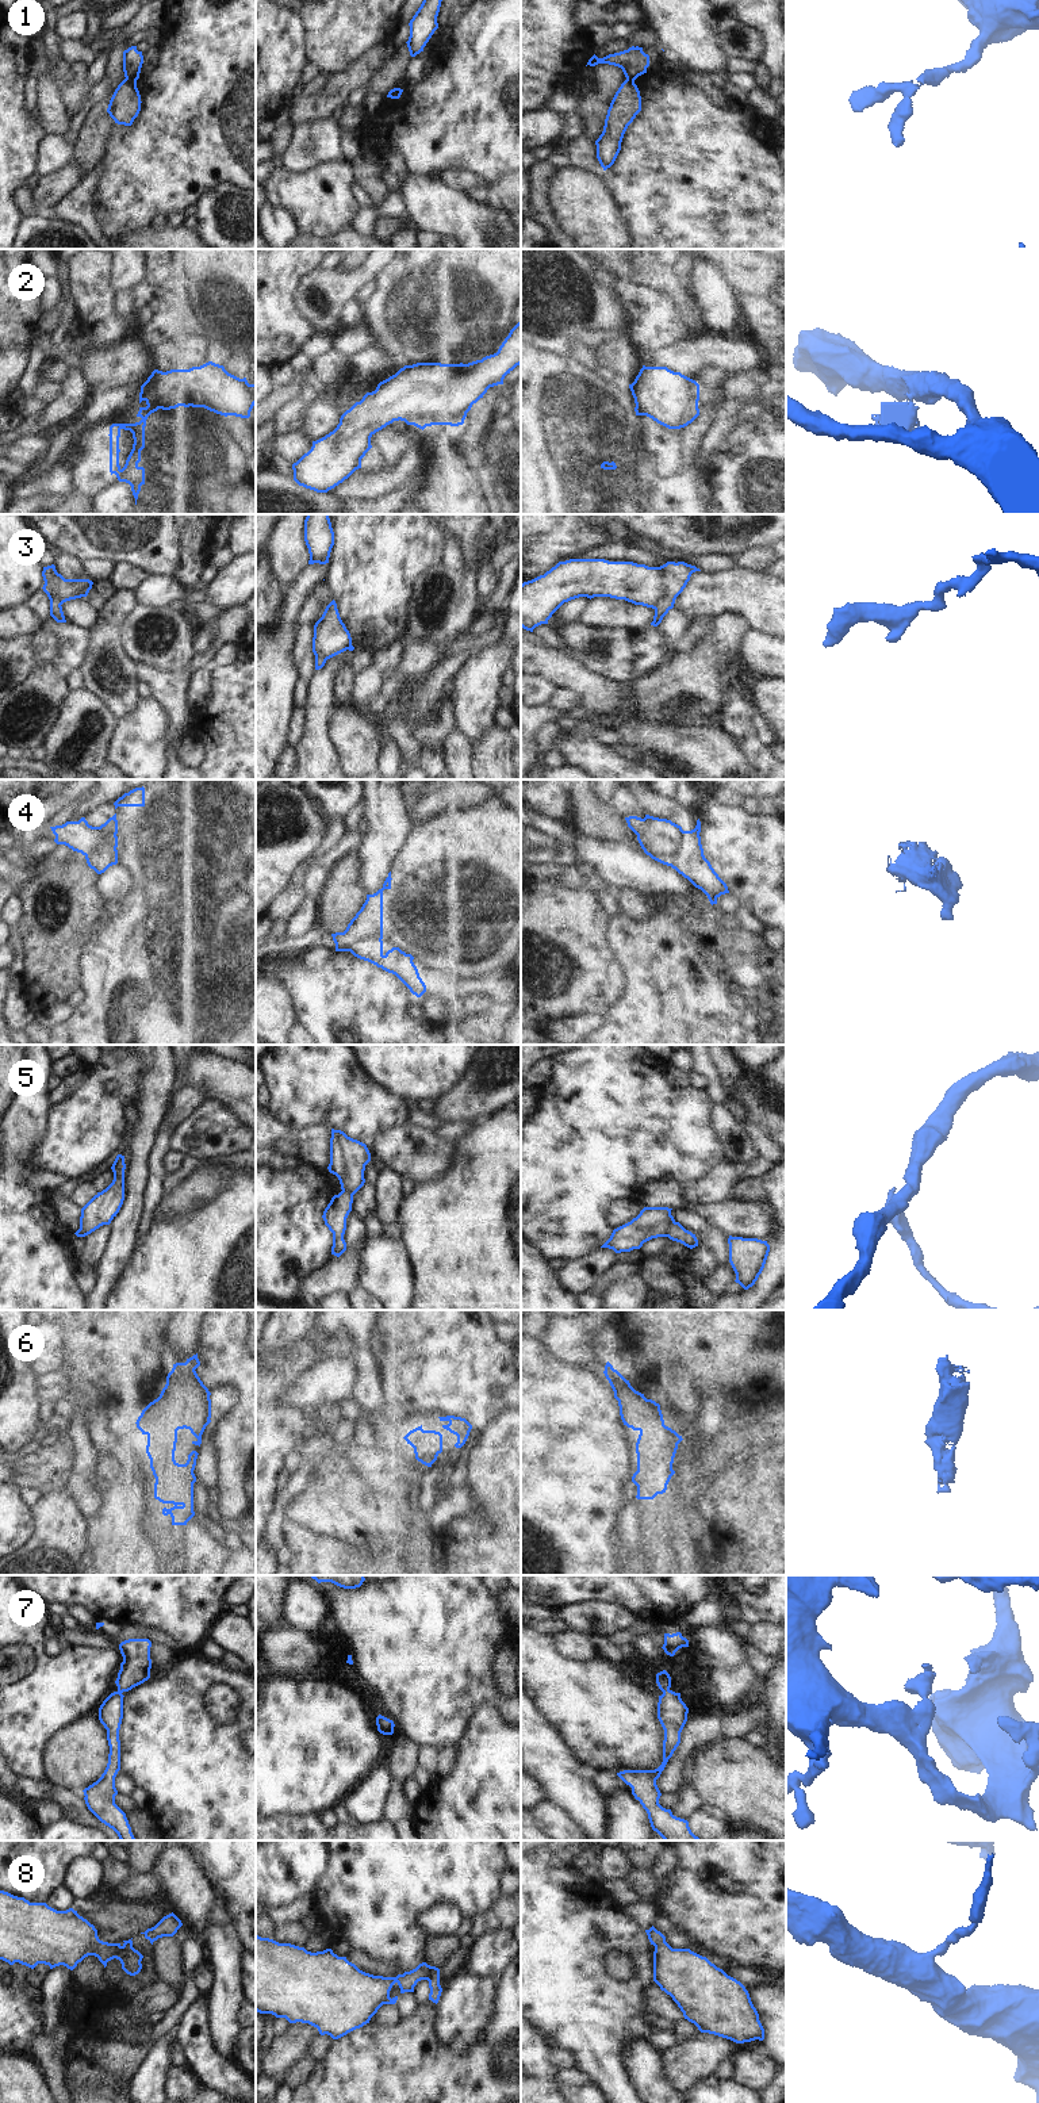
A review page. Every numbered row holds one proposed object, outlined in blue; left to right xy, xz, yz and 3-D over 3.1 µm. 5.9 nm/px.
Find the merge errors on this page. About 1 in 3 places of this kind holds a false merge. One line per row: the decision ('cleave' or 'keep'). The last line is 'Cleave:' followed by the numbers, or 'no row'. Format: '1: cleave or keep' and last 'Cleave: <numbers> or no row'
1: cleave
2: cleave
3: cleave
4: cleave
5: cleave
6: keep
7: keep
8: keep
Cleave: 1, 2, 3, 4, 5

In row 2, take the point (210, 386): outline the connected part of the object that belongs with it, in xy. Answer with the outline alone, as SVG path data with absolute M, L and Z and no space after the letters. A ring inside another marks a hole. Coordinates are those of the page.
M208 361L189 369L154 369L141 386L139 403L145 401L149 407L170 410L179 406L204 407L221 415L249 418L256 405L256 384L249 384L246 378L239 379L229 374L223 365Z

